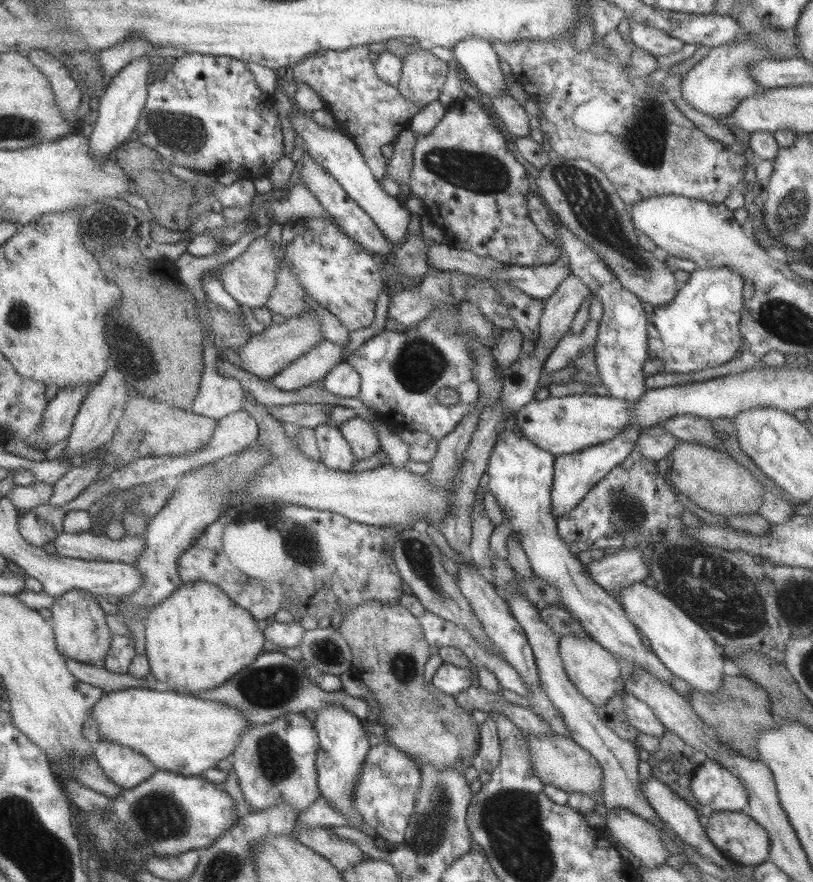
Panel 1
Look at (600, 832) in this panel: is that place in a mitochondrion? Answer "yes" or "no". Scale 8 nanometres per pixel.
no

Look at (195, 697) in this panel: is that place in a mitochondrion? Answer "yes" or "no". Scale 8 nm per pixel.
no

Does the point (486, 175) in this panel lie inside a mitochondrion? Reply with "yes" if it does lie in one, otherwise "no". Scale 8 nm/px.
yes

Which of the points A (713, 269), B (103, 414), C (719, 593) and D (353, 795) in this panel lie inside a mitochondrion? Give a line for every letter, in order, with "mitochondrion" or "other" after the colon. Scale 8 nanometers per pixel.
A: other
B: other
C: mitochondrion
D: other

